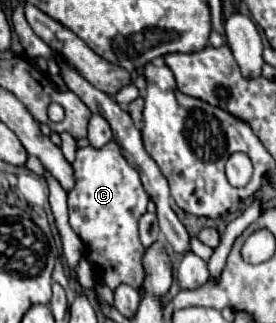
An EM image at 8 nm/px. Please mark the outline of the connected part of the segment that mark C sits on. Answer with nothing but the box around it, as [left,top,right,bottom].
[68,141,150,291]

